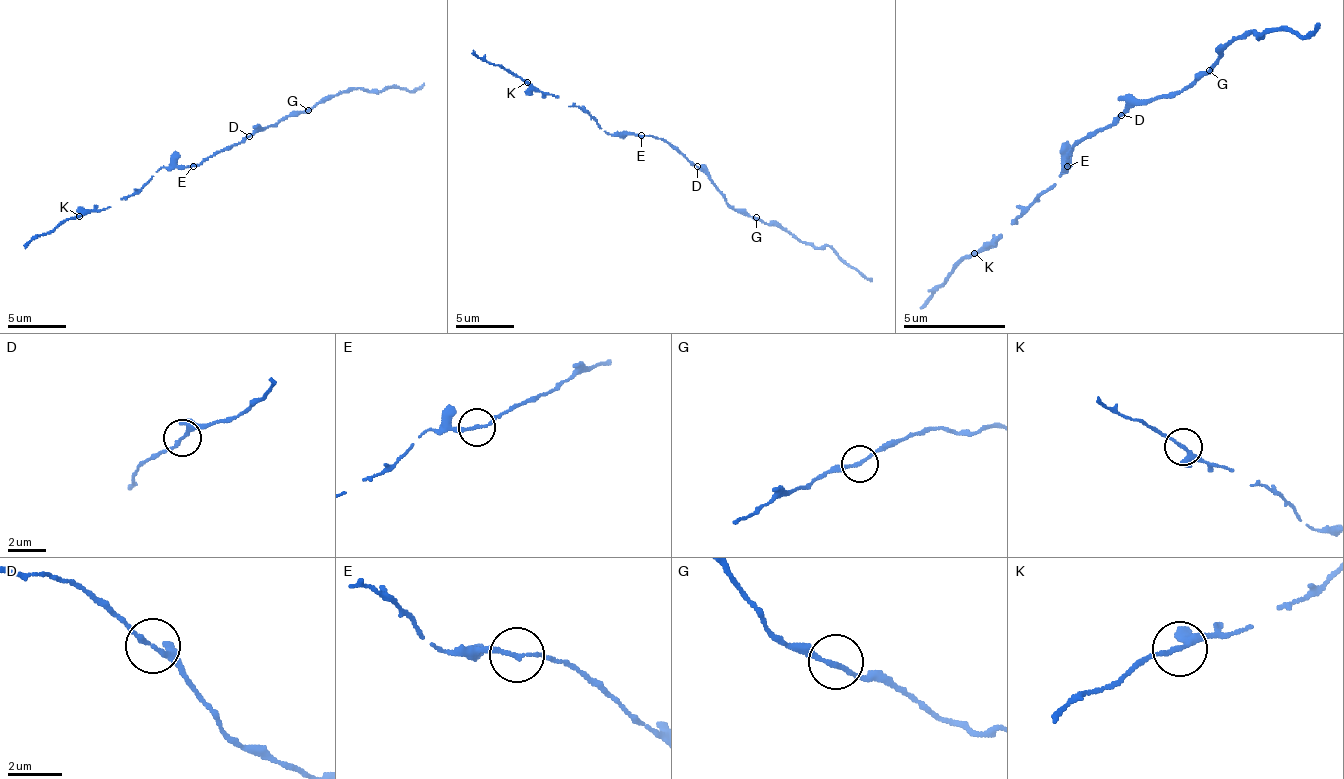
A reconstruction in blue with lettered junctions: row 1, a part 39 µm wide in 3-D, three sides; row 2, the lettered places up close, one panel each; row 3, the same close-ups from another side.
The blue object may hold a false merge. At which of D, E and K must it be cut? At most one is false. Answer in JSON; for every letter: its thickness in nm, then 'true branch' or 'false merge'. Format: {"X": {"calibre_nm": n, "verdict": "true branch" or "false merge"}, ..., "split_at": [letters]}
{"D": {"calibre_nm": 160, "verdict": "true branch"}, "E": {"calibre_nm": 150, "verdict": "true branch"}, "K": {"calibre_nm": 170, "verdict": "true branch"}, "split_at": []}

